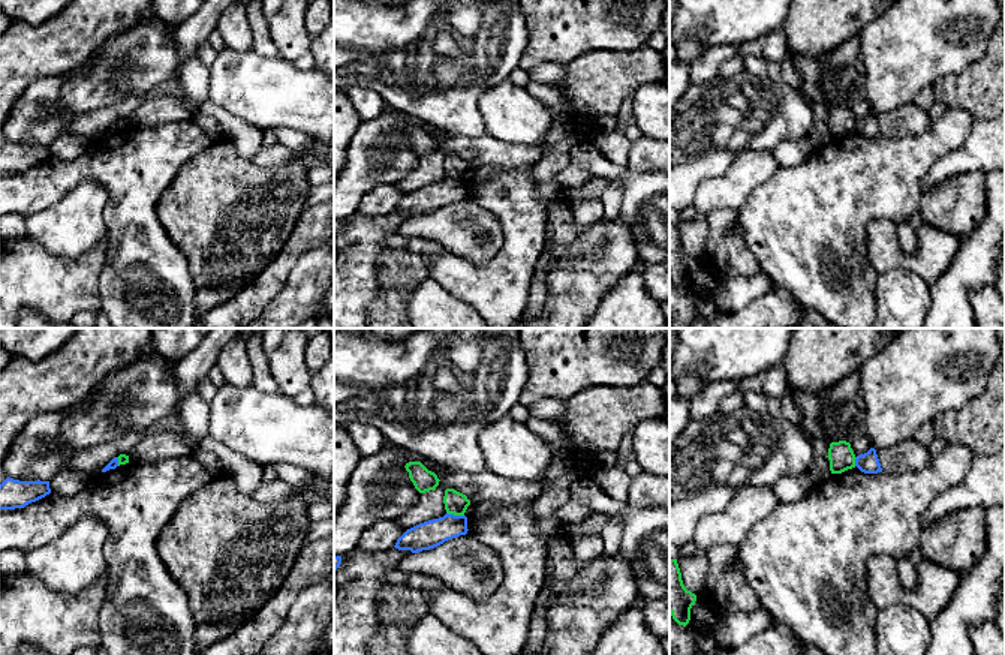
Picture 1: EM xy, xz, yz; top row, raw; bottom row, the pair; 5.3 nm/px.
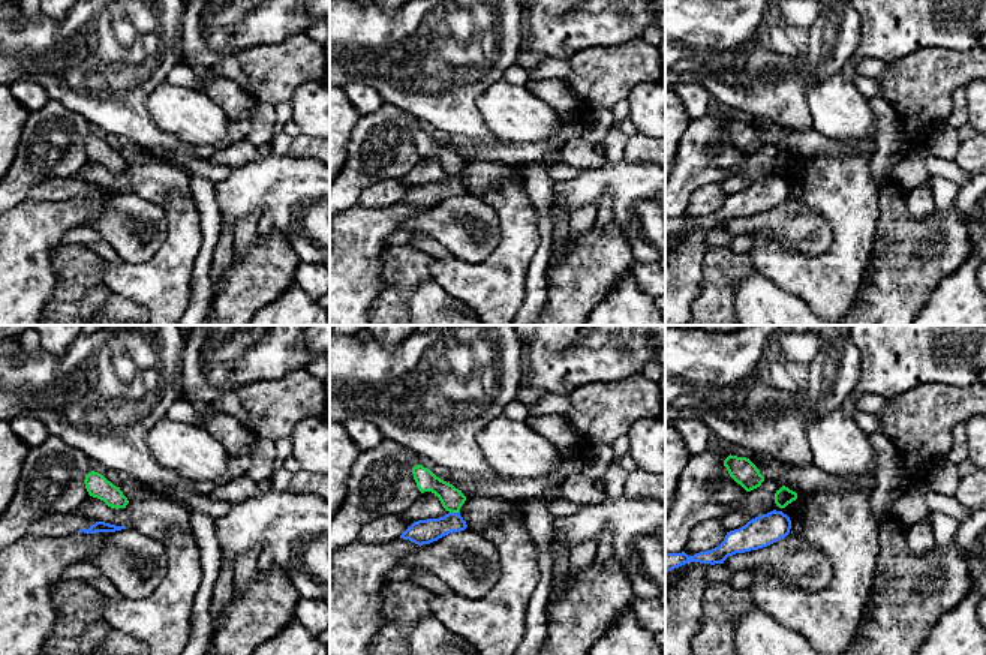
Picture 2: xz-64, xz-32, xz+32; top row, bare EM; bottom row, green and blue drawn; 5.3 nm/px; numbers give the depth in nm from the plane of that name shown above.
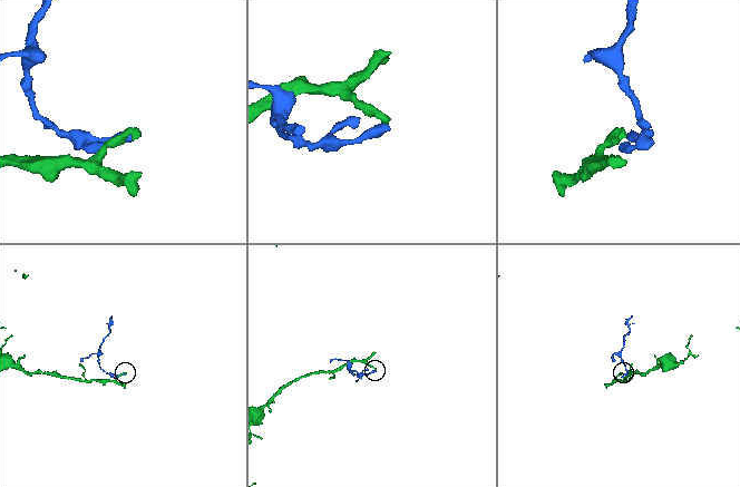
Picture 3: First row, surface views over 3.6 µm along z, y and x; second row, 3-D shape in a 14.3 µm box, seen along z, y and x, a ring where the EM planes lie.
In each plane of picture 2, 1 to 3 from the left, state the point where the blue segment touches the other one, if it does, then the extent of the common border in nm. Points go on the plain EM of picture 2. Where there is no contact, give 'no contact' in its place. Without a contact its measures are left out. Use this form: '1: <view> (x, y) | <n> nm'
1: no contact
2: xz-32 (454, 176) | 60 nm
3: no contact

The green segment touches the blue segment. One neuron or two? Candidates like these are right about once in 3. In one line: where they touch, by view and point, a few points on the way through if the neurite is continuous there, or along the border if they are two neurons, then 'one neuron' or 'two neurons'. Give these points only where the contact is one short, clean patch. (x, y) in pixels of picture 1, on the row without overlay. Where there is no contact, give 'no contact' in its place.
contact xz (456, 179); two neurons

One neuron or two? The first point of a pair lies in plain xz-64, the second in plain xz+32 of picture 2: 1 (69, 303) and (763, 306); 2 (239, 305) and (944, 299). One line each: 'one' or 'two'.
1: two
2: two

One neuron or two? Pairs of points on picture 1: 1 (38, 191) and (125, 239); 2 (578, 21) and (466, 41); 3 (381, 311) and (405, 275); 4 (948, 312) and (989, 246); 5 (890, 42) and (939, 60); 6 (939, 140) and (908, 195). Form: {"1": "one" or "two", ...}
{"1": "one", "2": "two", "3": "one", "4": "one", "5": "one", "6": "one"}

